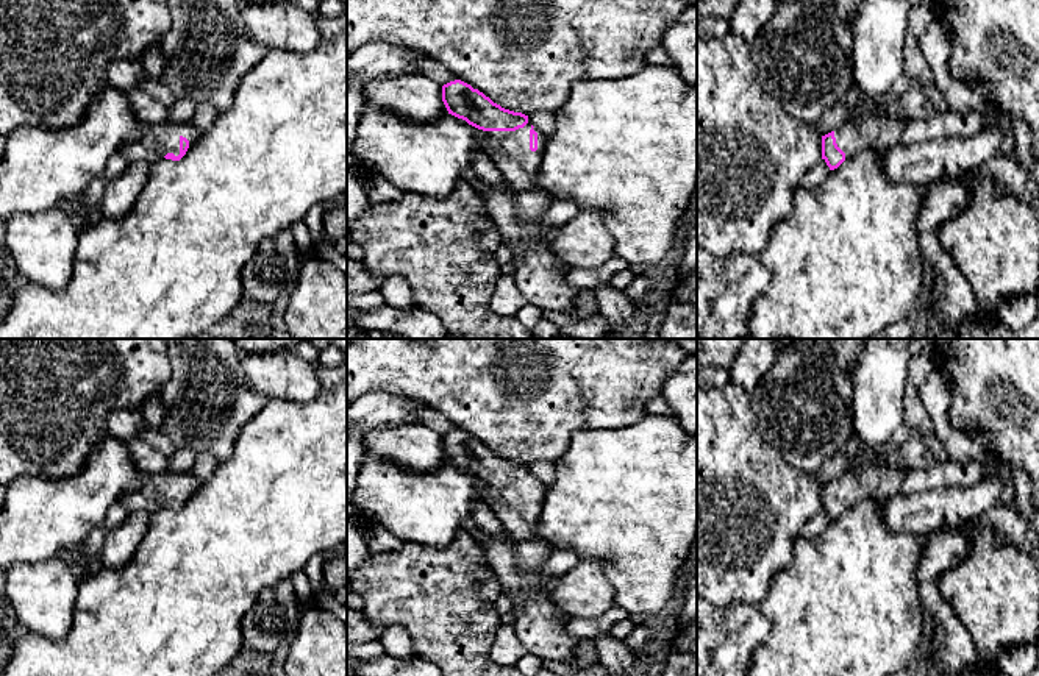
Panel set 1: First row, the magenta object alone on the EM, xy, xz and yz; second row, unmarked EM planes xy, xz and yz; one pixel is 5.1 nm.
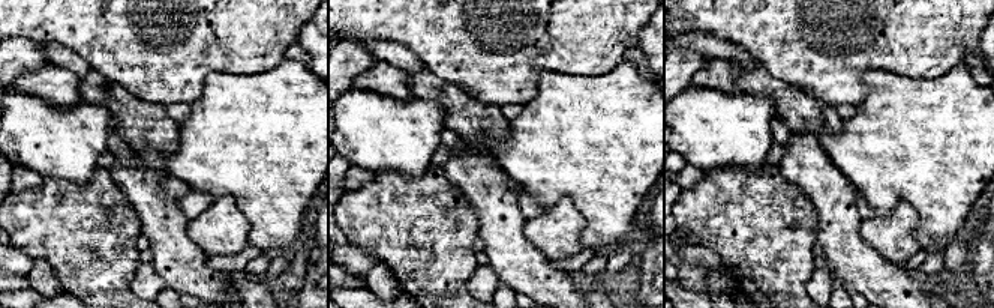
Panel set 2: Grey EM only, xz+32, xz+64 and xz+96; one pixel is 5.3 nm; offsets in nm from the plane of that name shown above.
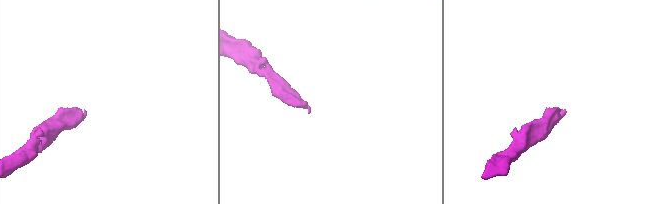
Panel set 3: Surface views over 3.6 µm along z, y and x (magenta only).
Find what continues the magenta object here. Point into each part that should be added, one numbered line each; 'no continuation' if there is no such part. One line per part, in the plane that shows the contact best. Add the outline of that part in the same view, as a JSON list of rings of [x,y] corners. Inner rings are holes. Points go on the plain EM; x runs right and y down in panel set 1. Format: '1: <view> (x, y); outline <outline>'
1: xz (510, 500); outline [[[528,471],[523,478],[516,481],[484,481],[487,484],[487,493],[484,501],[502,521],[506,532],[509,532],[517,542],[542,540],[534,526],[541,512],[547,486],[533,478],[537,482],[537,500],[530,500],[530,479]]]

